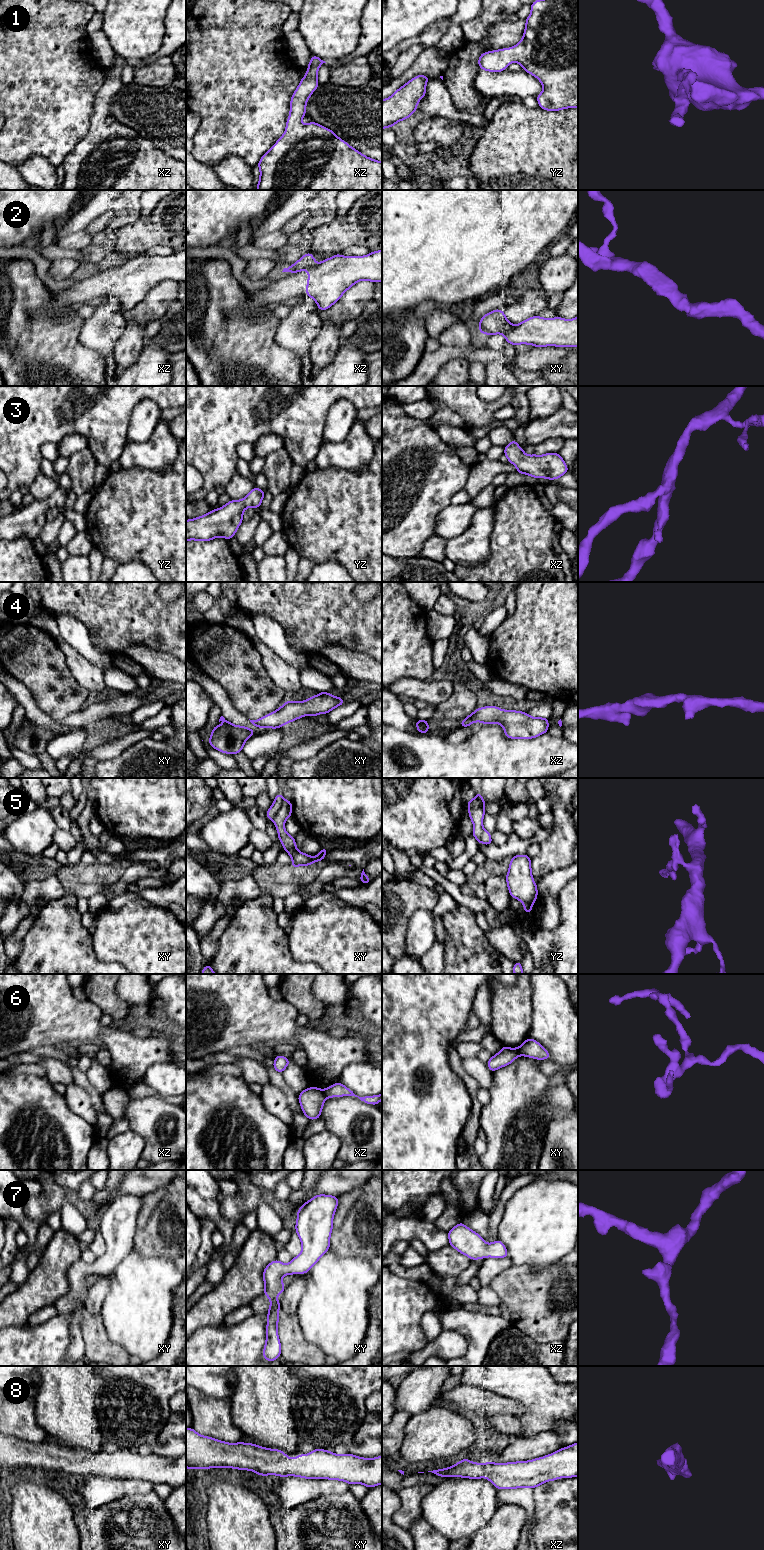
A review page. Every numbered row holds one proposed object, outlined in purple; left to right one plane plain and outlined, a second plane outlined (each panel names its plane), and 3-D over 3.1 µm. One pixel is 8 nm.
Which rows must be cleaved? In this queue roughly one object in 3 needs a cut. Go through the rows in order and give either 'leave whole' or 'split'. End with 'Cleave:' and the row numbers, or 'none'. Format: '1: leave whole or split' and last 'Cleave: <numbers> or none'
1: leave whole
2: split
3: leave whole
4: leave whole
5: split
6: split
7: leave whole
8: leave whole
Cleave: 2, 5, 6

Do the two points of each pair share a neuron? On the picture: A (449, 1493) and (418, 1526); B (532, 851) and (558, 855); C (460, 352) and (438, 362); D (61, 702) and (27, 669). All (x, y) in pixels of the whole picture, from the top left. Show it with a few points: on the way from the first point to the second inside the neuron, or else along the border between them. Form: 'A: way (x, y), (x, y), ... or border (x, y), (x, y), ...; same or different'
A: border (422, 1517), (442, 1535); different
B: border (539, 844), (539, 852), (531, 858); different
C: way (455, 352), (447, 353), (443, 357); same
D: way (53, 694), (35, 676); same

